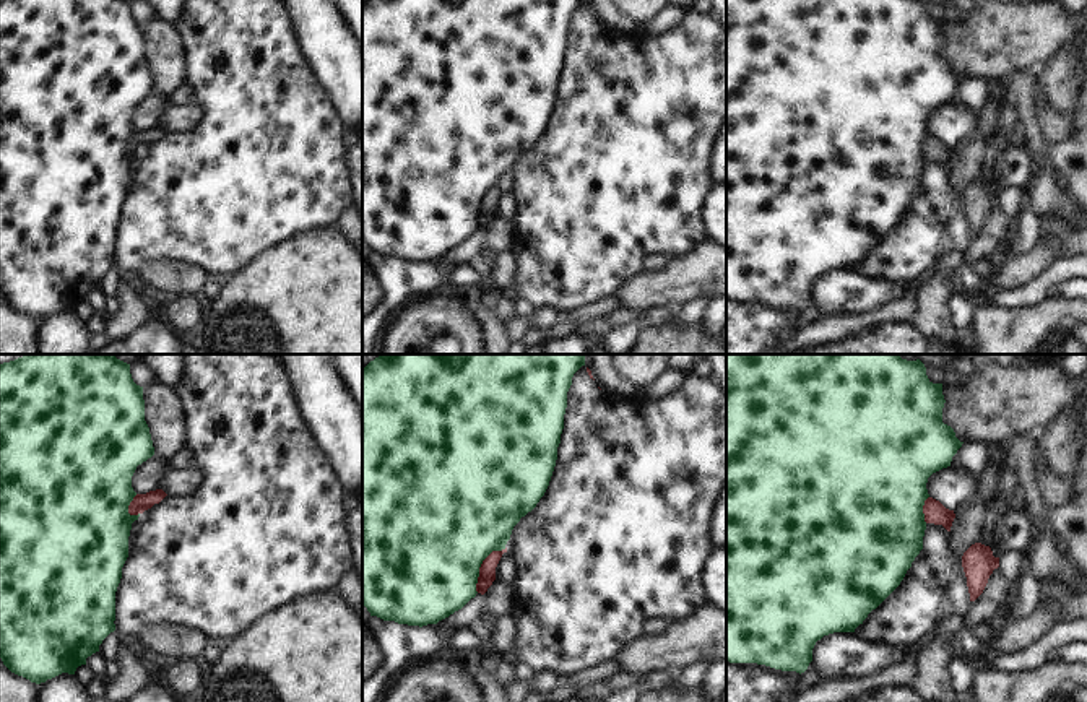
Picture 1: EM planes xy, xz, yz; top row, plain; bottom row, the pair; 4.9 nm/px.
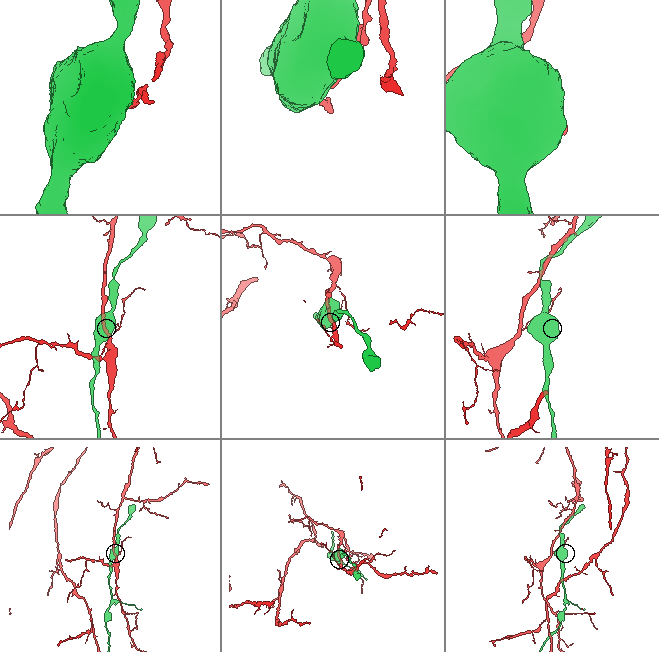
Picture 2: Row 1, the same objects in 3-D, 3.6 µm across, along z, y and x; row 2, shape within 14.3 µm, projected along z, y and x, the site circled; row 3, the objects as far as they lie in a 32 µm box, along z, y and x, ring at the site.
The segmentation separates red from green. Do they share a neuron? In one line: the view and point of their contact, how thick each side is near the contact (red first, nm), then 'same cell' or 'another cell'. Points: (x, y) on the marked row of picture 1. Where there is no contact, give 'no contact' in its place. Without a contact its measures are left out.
meets red in xz at (481, 566); 80 nm thick on the red side, 480 nm on the other; another cell

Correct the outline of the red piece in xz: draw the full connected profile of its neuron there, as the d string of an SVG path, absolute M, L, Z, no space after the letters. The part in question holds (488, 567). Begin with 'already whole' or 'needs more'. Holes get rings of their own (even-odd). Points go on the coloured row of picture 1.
already whole | M507 548L502 551L492 551L481 564L479 567L479 577L476 583L476 592L484 595L487 588L496 580L496 567L502 557L502 554L507 552Z

